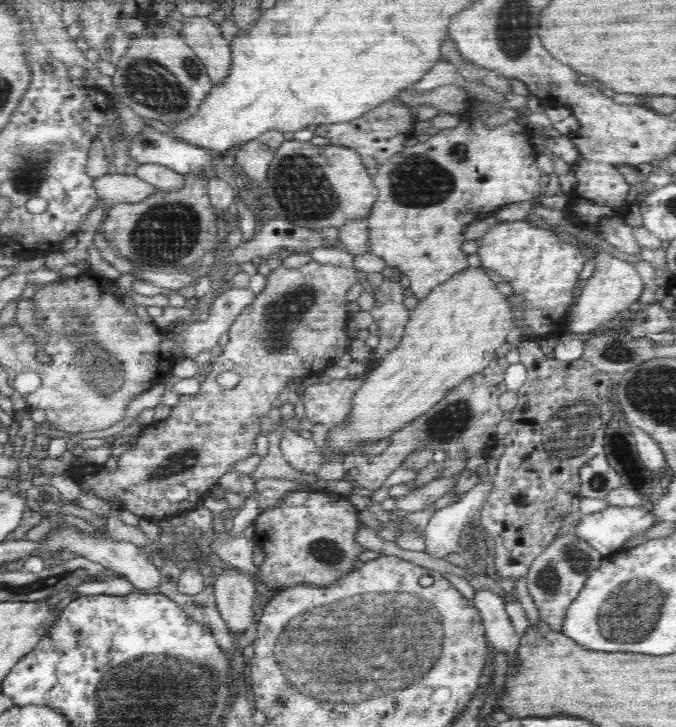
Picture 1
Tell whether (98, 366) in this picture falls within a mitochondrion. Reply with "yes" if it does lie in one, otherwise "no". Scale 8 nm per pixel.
yes

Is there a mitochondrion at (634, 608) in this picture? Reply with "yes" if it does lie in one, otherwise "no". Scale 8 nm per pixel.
yes

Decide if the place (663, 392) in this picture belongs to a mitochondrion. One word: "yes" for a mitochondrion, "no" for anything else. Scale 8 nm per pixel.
yes

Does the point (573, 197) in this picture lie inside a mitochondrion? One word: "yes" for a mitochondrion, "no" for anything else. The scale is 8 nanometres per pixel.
no

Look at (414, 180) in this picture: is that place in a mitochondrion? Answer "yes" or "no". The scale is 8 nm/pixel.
yes

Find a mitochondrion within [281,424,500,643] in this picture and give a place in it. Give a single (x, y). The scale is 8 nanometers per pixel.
(325, 553)

